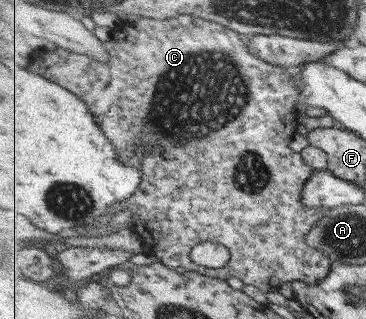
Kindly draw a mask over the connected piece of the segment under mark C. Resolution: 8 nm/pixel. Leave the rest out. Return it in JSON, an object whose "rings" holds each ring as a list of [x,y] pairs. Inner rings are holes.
{"rings":[[[179,16],[170,19],[152,19],[151,17],[141,17],[136,22],[120,22],[118,26],[111,29],[112,38],[104,42],[105,49],[108,50],[108,63],[102,63],[86,54],[77,54],[64,48],[55,46],[34,46],[29,49],[26,56],[23,57],[26,69],[31,73],[39,74],[44,78],[50,79],[58,85],[67,88],[71,93],[78,95],[90,108],[90,112],[95,115],[95,120],[103,129],[104,134],[116,146],[116,153],[122,163],[139,167],[142,170],[142,183],[132,199],[128,201],[120,201],[112,203],[107,213],[101,215],[99,220],[94,221],[91,226],[84,226],[80,231],[93,231],[99,229],[106,230],[106,226],[110,221],[110,217],[120,213],[120,211],[134,212],[134,221],[124,223],[125,227],[135,229],[145,241],[146,254],[157,256],[162,263],[168,267],[183,267],[190,272],[200,272],[204,275],[218,277],[220,279],[228,279],[228,277],[237,277],[246,285],[253,285],[262,292],[276,289],[282,283],[292,282],[299,286],[307,286],[307,288],[316,288],[327,275],[331,272],[331,257],[322,250],[313,248],[307,243],[307,235],[324,219],[324,210],[326,207],[316,209],[306,209],[300,199],[305,185],[309,179],[315,174],[315,170],[303,160],[301,152],[296,153],[290,149],[290,141],[297,134],[297,113],[298,102],[301,93],[296,89],[296,85],[292,83],[292,70],[278,65],[270,65],[266,63],[259,55],[251,52],[247,46],[245,39],[240,33],[234,31],[231,27],[226,27],[221,23],[208,21],[194,16]],[[202,101],[214,101],[214,109],[202,105]],[[204,242],[214,242],[225,245],[231,251],[231,260],[228,265],[223,268],[214,269],[206,268],[203,265],[194,263],[191,253],[194,247]]]}

